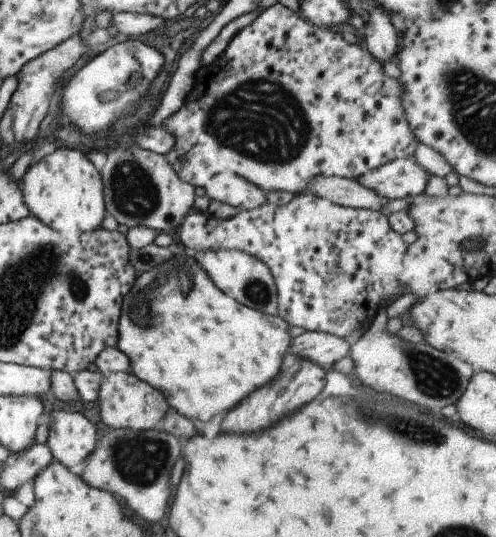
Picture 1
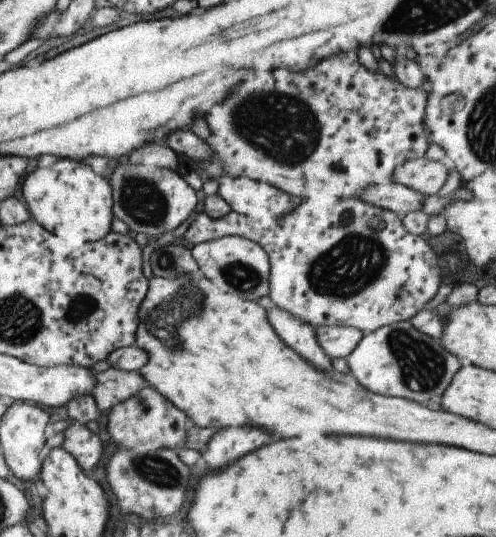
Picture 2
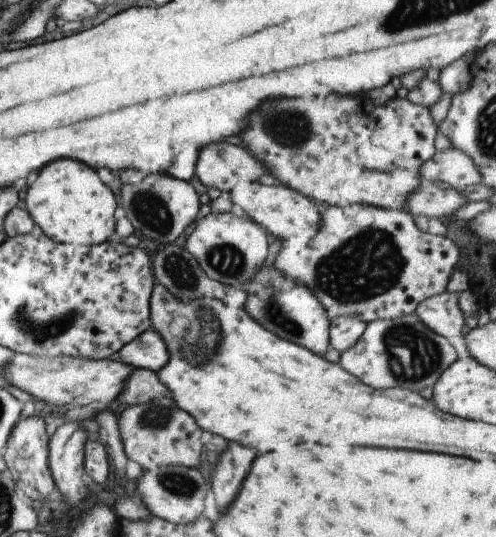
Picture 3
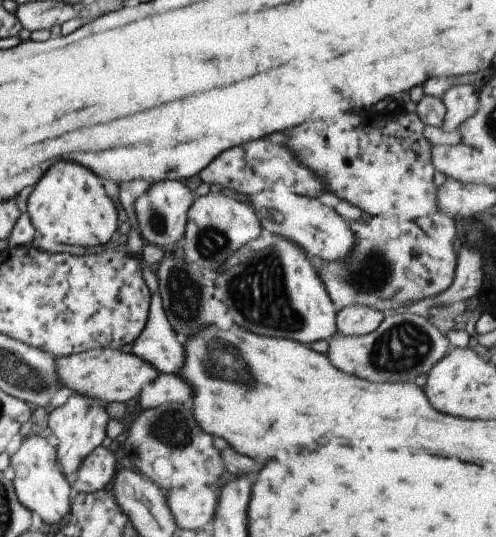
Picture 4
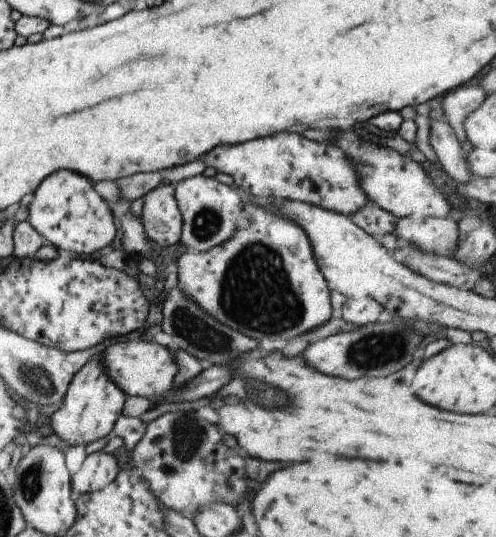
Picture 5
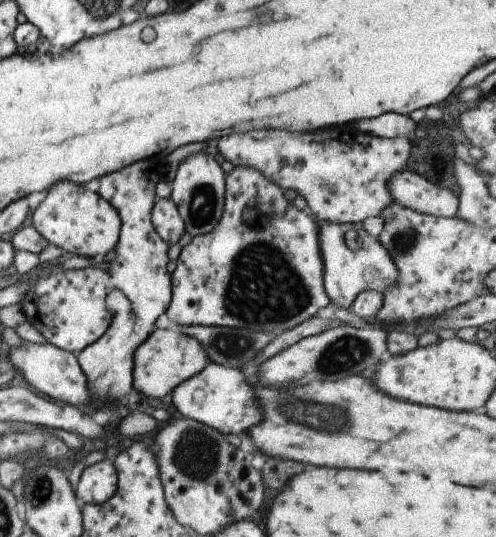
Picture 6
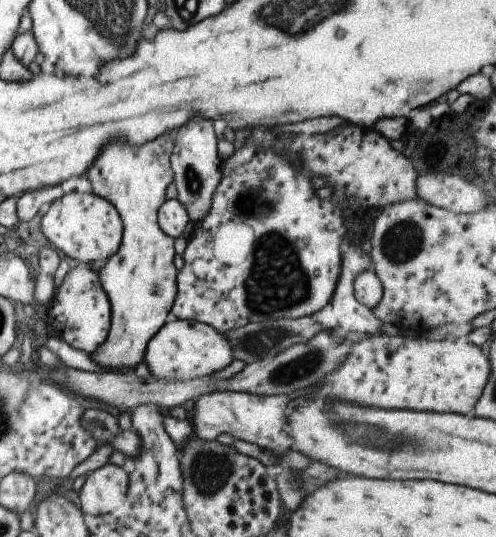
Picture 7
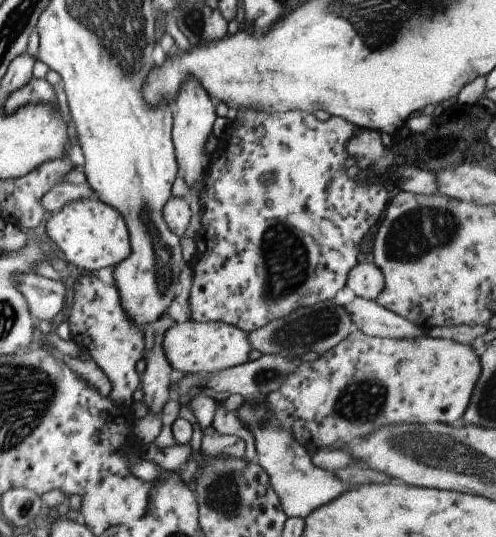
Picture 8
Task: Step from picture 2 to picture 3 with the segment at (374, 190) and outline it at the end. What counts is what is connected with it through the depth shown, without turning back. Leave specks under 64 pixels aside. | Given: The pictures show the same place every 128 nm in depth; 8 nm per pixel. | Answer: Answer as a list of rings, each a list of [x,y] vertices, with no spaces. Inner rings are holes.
[[[422,181],[417,186],[417,190],[409,194],[405,208],[402,210],[414,218],[424,216],[437,219],[451,216],[455,210],[459,210],[467,202],[461,190],[444,184],[436,185]]]

